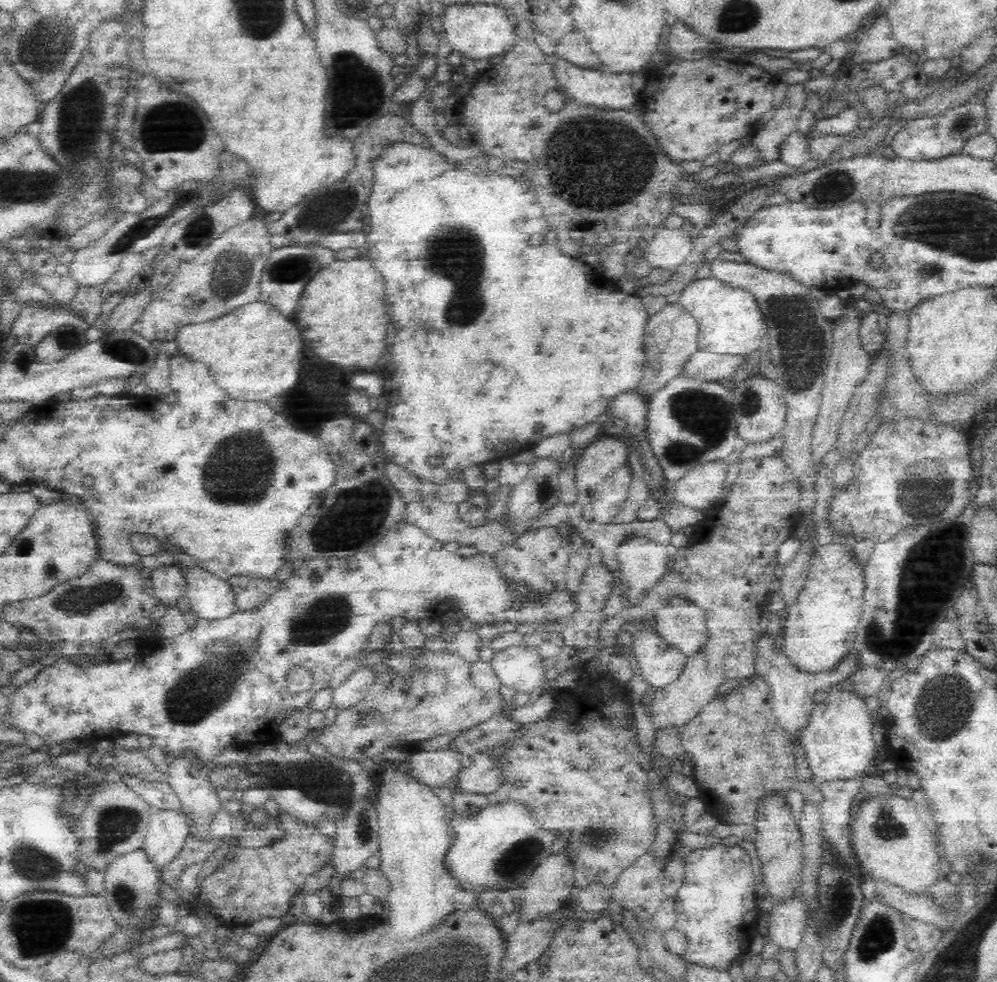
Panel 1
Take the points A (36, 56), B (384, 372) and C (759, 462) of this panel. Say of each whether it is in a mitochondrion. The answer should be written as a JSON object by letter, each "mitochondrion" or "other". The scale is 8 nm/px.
{"A":"mitochondrion","B":"other","C":"other"}

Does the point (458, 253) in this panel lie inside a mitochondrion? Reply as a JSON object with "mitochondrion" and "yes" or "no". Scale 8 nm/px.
{"mitochondrion":"yes"}

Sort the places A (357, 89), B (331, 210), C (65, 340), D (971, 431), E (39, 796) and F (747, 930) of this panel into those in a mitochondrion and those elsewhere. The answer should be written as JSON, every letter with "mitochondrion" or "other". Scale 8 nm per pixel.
{"A":"mitochondrion","B":"mitochondrion","C":"mitochondrion","D":"other","E":"other","F":"other"}

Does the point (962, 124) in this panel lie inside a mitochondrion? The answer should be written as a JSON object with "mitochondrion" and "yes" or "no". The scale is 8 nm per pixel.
{"mitochondrion":"yes"}

